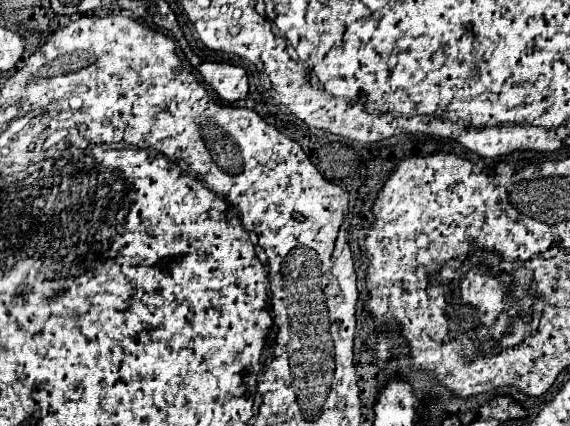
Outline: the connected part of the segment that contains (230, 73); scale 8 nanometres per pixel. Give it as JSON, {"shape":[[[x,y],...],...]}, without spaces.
{"shape":[[[201,62],[197,70],[223,102],[243,100],[249,92],[247,72],[241,66],[233,66],[225,62]]]}

